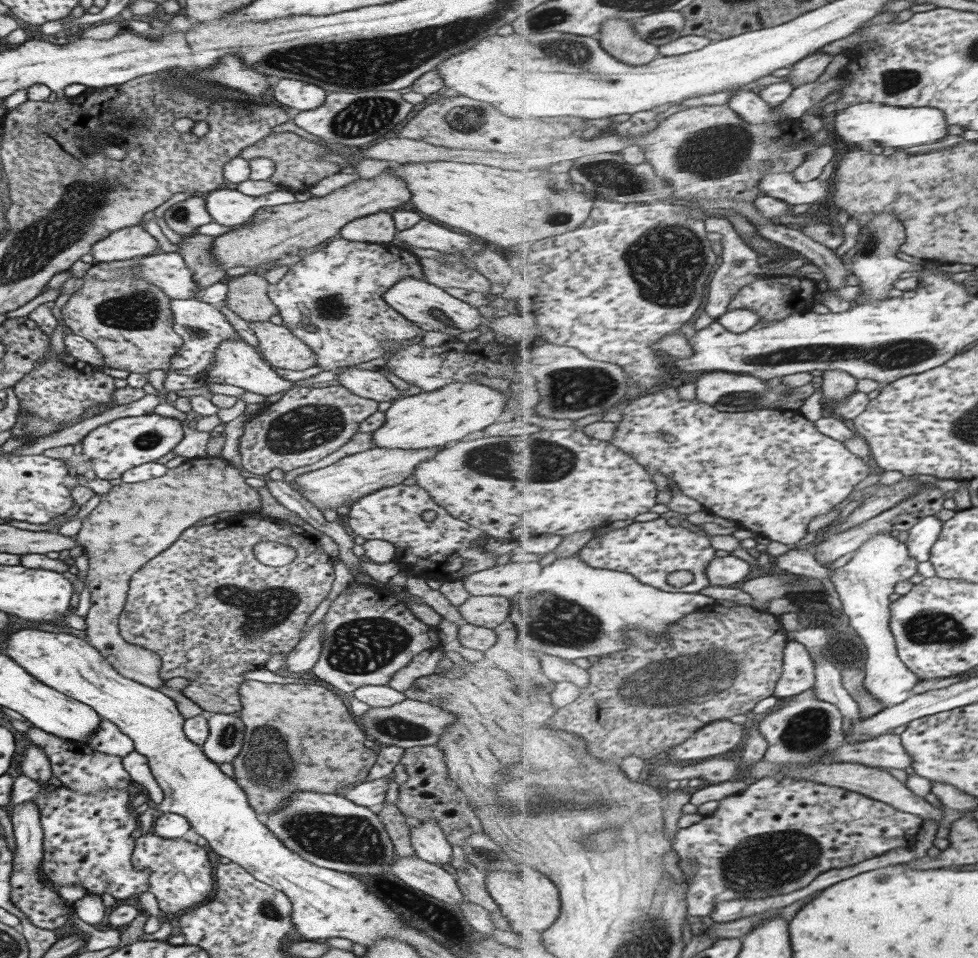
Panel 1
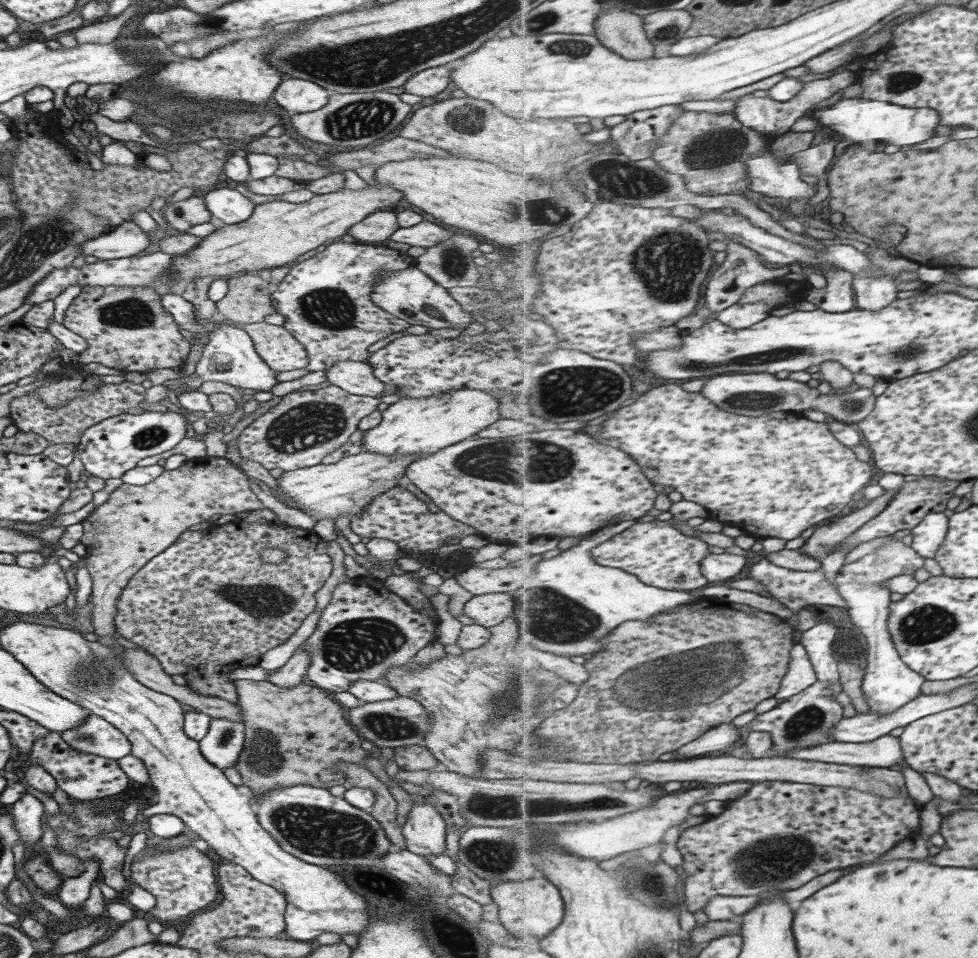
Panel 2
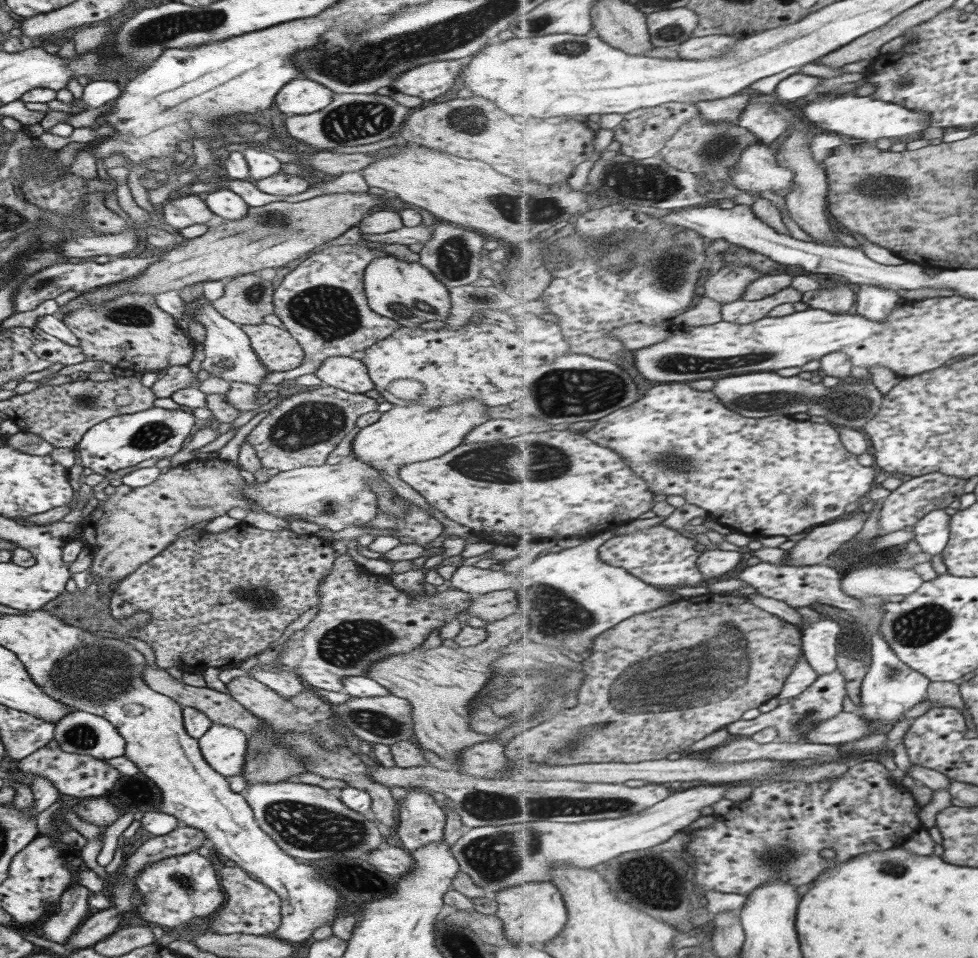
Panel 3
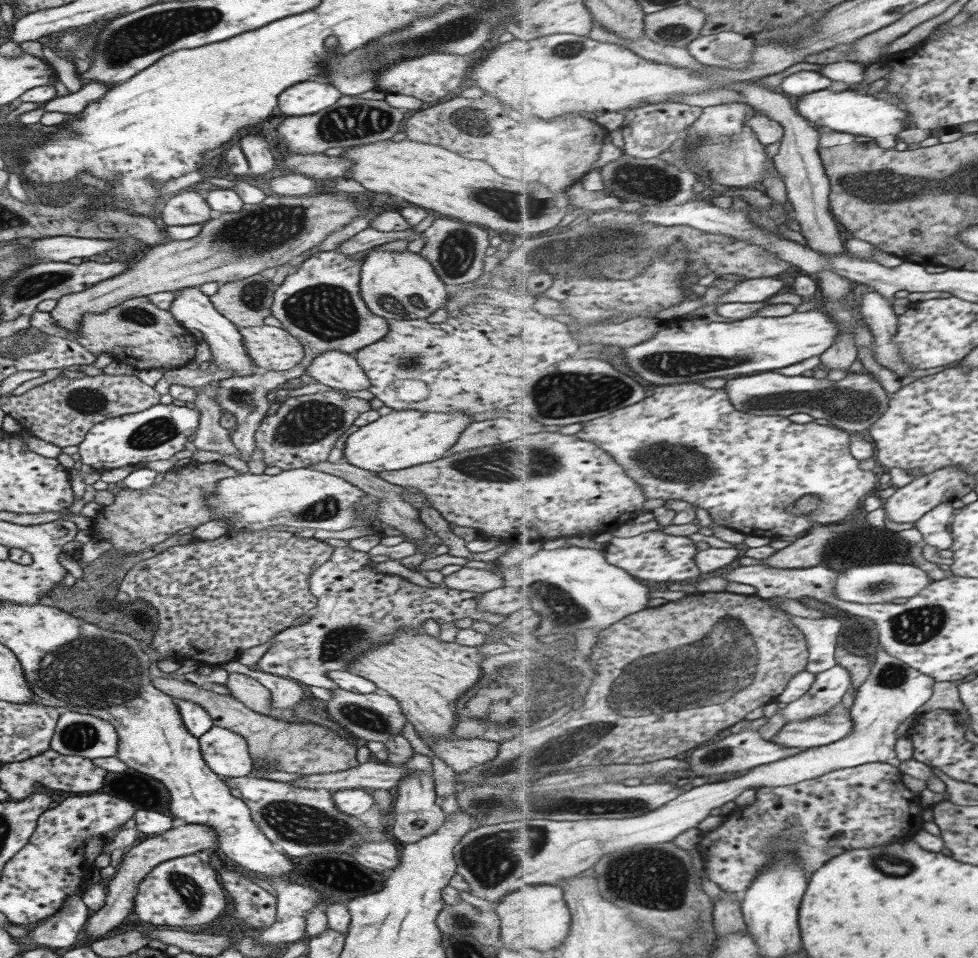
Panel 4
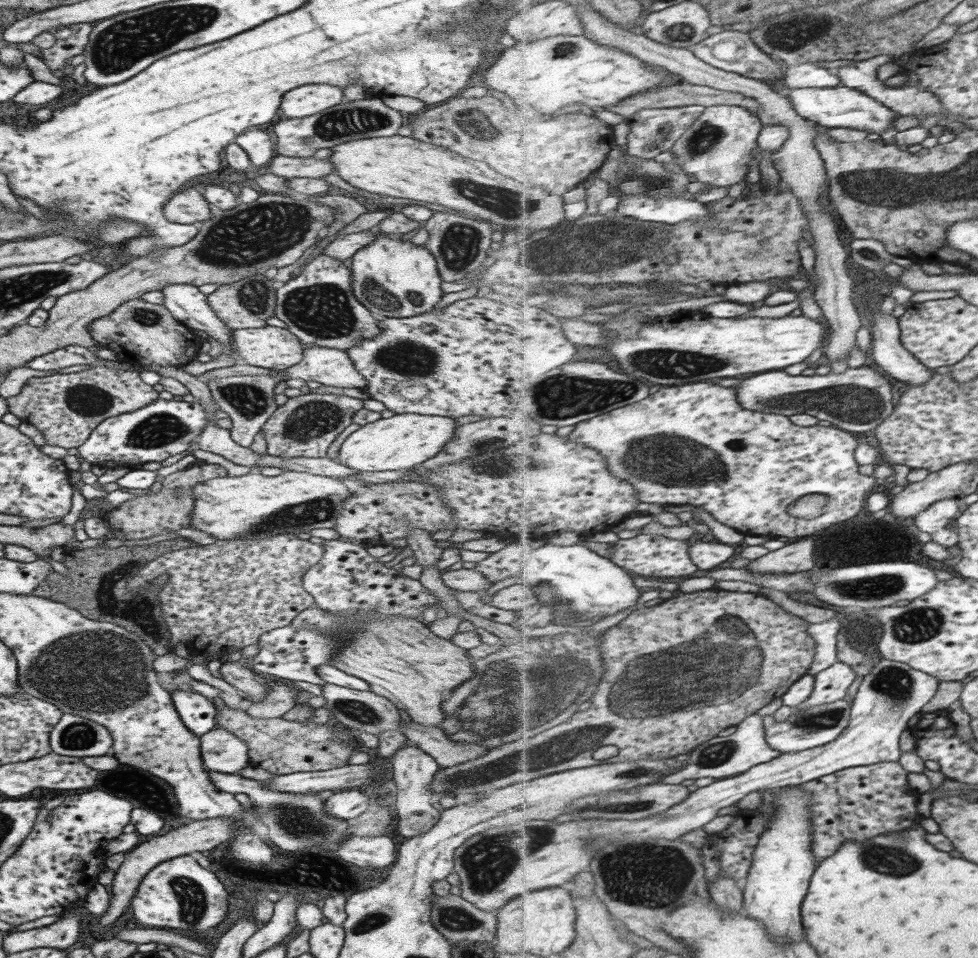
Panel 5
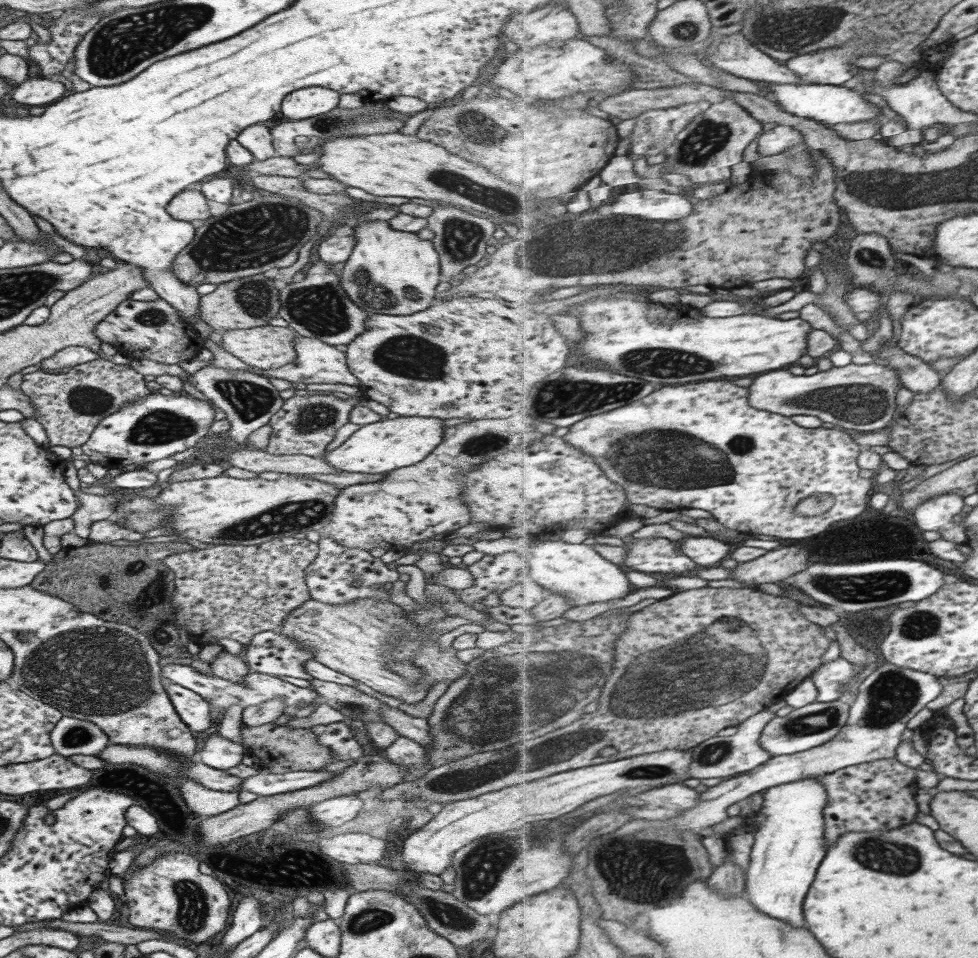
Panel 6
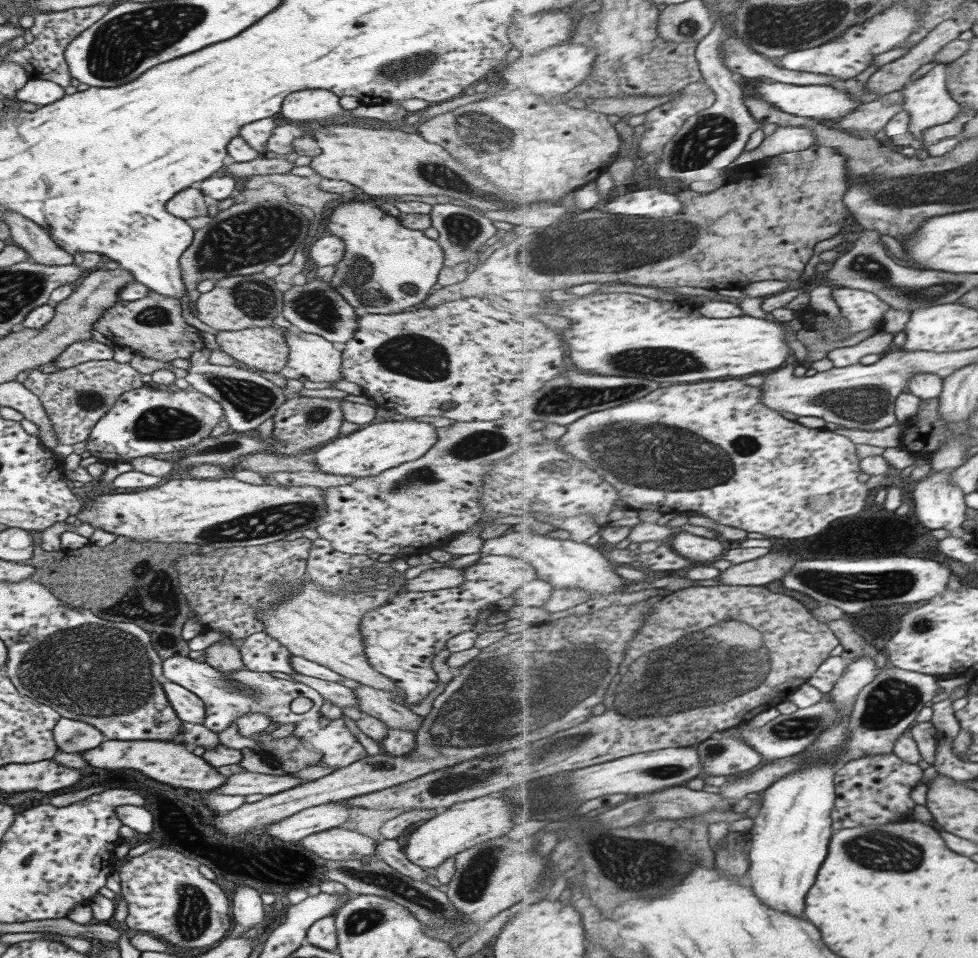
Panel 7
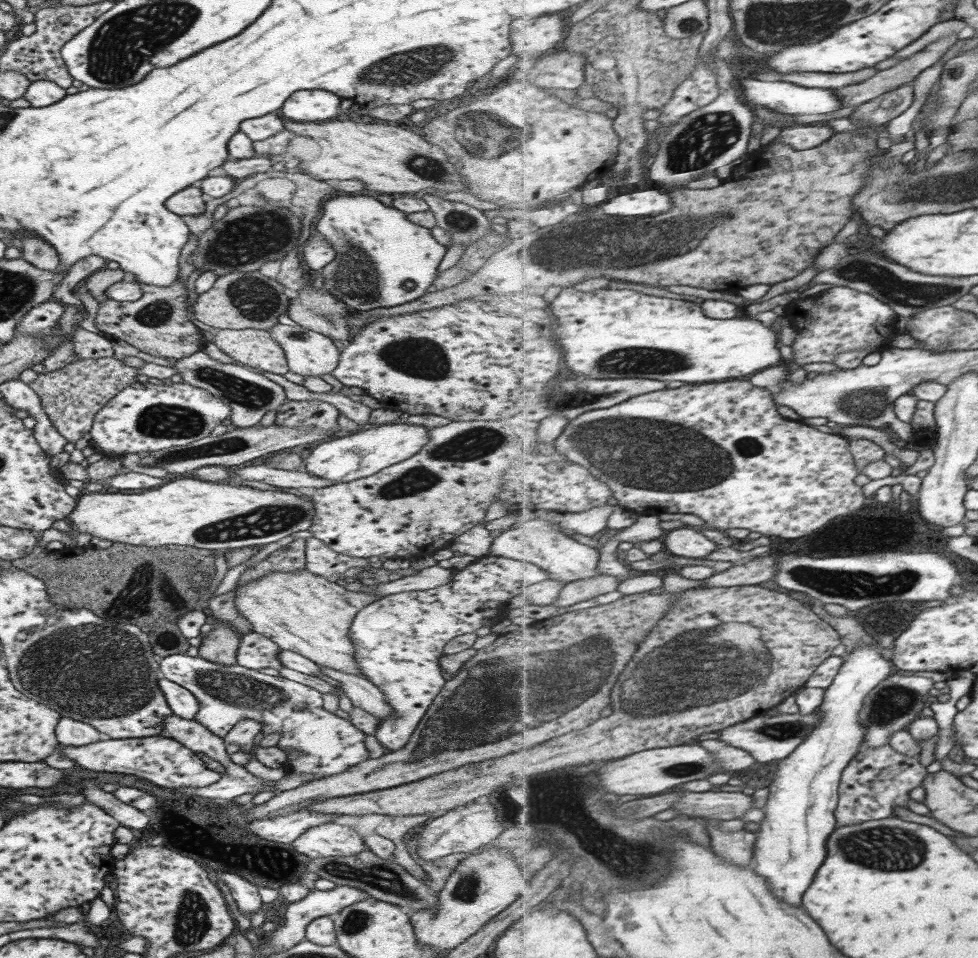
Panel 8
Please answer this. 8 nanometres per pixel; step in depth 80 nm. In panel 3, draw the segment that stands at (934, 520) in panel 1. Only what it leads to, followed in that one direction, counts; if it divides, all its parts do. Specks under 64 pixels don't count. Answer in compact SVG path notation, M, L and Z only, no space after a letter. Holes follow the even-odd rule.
M948 508L935 509L913 526L913 539L922 552L936 555L945 549L949 541L951 521L952 515L948 513Z

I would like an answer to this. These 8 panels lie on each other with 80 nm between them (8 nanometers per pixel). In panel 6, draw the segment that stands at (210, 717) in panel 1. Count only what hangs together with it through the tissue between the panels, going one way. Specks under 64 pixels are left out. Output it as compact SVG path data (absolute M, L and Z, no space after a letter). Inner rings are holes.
M215 732L205 737L204 746L196 753L196 758L209 768L225 771L241 763L245 753L243 744L233 743Z

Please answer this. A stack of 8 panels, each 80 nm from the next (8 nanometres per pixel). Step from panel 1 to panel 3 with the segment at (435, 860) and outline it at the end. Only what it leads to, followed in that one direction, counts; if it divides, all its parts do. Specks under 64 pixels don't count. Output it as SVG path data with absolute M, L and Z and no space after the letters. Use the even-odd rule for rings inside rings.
M406 786L407 794L397 810L397 827L394 829L395 843L403 849L410 851L427 844L435 844L443 840L443 828L446 816L441 807L436 806L433 798L429 796L427 788Z

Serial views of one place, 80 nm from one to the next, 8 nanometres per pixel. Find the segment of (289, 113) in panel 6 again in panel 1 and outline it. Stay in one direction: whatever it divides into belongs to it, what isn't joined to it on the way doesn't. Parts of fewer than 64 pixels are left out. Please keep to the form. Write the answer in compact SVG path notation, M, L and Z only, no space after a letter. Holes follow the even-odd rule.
M283 78L272 87L273 98L289 108L307 111L313 110L323 104L326 92L305 82Z

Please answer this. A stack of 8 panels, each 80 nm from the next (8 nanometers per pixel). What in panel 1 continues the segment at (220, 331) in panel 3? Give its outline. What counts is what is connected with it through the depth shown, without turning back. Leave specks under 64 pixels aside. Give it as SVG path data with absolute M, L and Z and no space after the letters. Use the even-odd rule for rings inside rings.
M225 340L217 346L215 352L215 361L204 372L204 382L216 382L217 384L231 384L231 386L239 386L247 392L261 394L261 396L269 396L276 392L286 391L291 386L291 381L287 381L279 377L271 366L261 359L258 354L247 344L241 340Z

